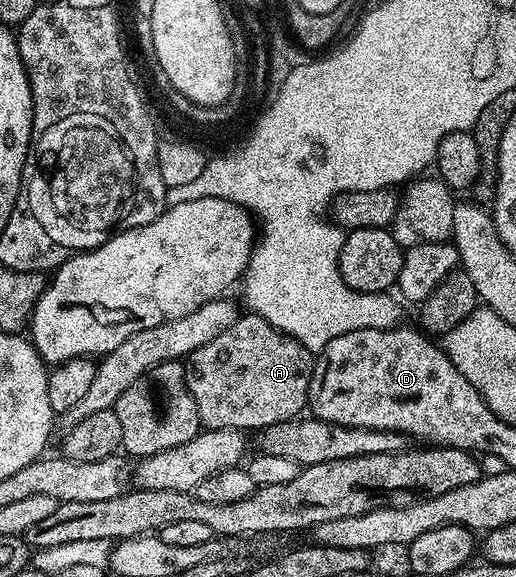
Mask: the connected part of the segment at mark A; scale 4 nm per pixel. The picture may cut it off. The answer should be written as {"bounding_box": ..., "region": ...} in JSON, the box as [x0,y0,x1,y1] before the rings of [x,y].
{"bounding_box":[185,313,315,433],"region":[[[243,313],[237,322],[229,325],[229,329],[213,337],[209,345],[201,345],[201,349],[187,356],[185,366],[187,388],[197,405],[199,422],[206,430],[235,427],[244,433],[258,433],[269,425],[277,425],[304,414],[315,359],[308,347],[302,347],[297,340],[269,325],[269,321],[254,313]]]}

